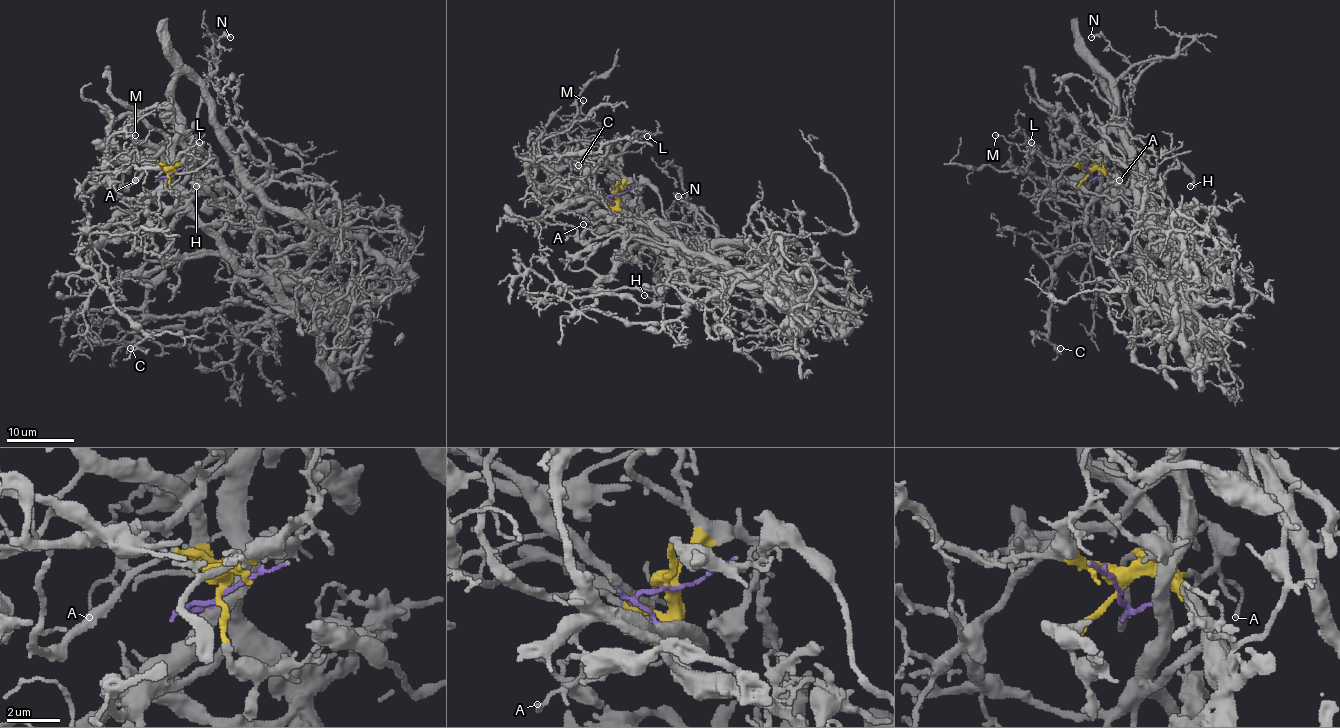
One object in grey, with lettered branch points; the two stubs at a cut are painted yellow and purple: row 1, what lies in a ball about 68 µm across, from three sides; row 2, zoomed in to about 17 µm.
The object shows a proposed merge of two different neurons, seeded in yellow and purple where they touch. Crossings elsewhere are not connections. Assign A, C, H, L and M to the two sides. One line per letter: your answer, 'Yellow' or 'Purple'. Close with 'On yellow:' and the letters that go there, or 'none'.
A: Yellow
C: Purple
H: Yellow
L: Yellow
M: Yellow
On yellow: A, H, L, M

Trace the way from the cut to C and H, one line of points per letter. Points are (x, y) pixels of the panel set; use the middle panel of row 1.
C: (617, 195), (608, 198), (612, 205), (552, 208), (527, 173), (537, 157), (593, 154), (578, 166)
H: (617, 195), (619, 212), (639, 220), (664, 249), (685, 254), (657, 273), (656, 295), (652, 298), (644, 295)

